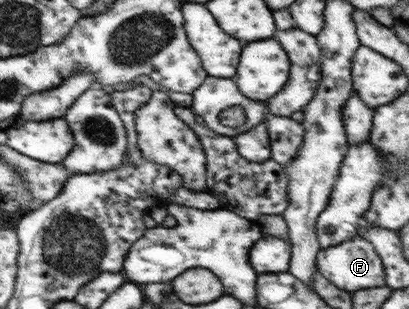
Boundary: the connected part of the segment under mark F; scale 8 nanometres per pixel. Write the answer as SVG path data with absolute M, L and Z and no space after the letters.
M355 235L352 240L321 249L317 256L317 271L331 283L347 292L385 286L385 270L381 258L371 242Z

